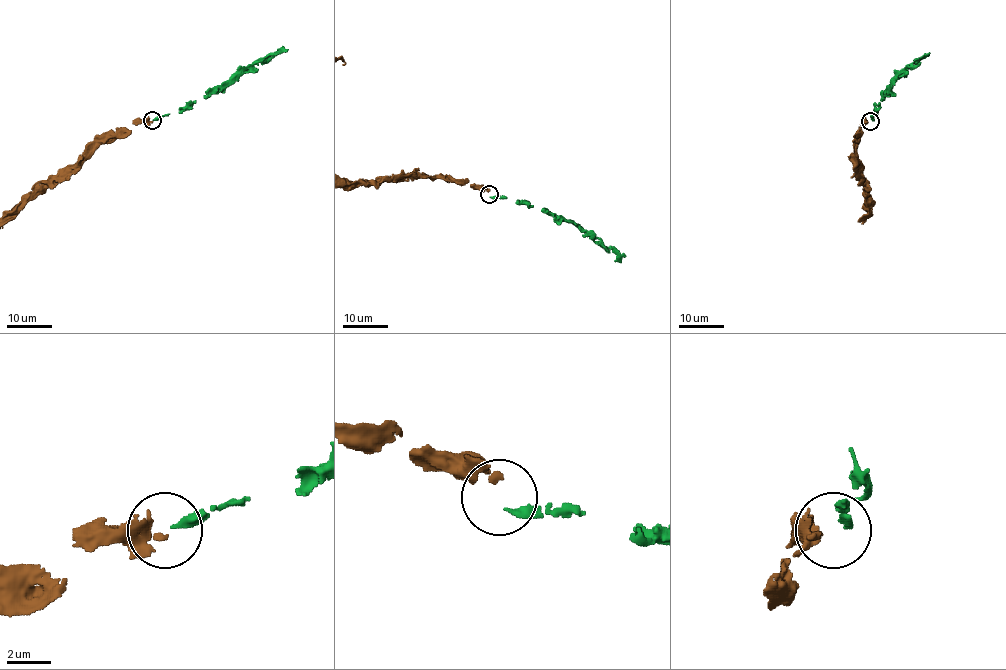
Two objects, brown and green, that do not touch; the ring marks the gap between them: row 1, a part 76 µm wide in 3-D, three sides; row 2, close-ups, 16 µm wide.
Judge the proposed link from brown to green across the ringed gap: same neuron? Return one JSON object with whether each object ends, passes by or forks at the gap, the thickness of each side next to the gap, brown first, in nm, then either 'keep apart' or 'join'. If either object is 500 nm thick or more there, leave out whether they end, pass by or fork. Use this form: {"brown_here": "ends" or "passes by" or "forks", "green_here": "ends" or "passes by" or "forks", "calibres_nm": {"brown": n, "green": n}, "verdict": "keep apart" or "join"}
{"brown_here": "ends", "green_here": "ends", "calibres_nm": {"brown": 280, "green": 240}, "verdict": "join"}

